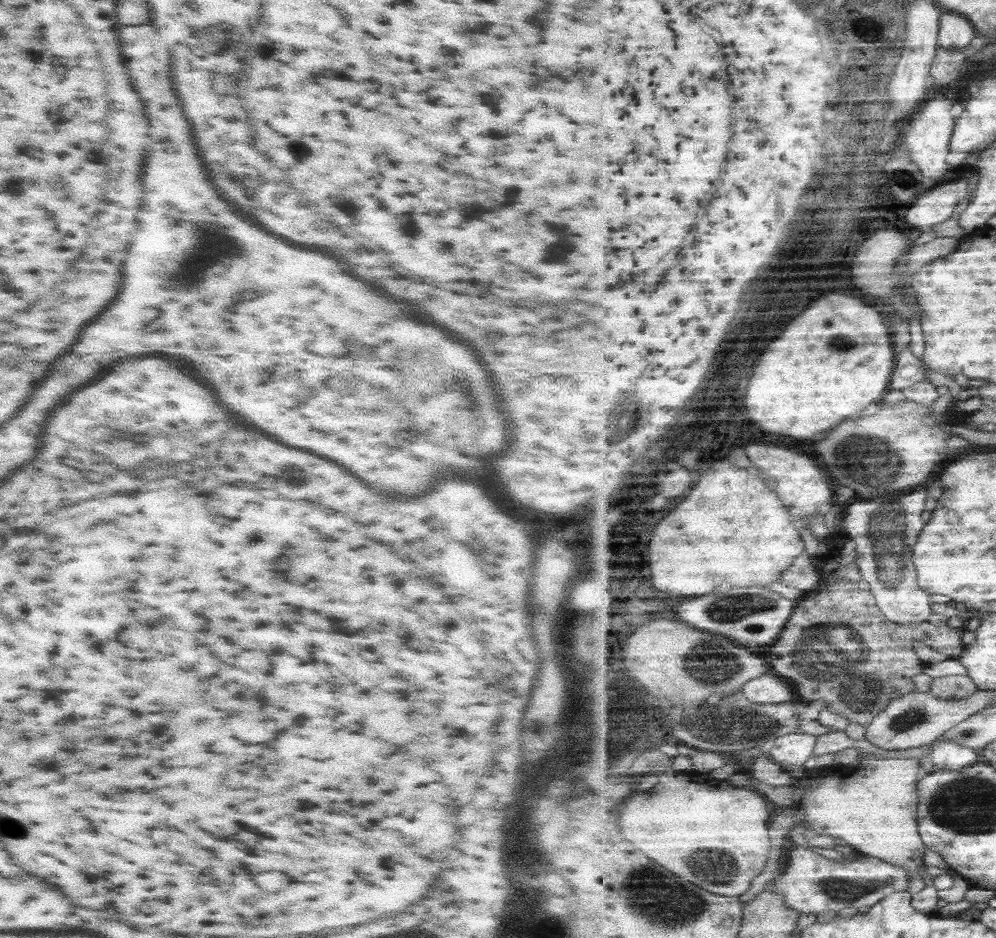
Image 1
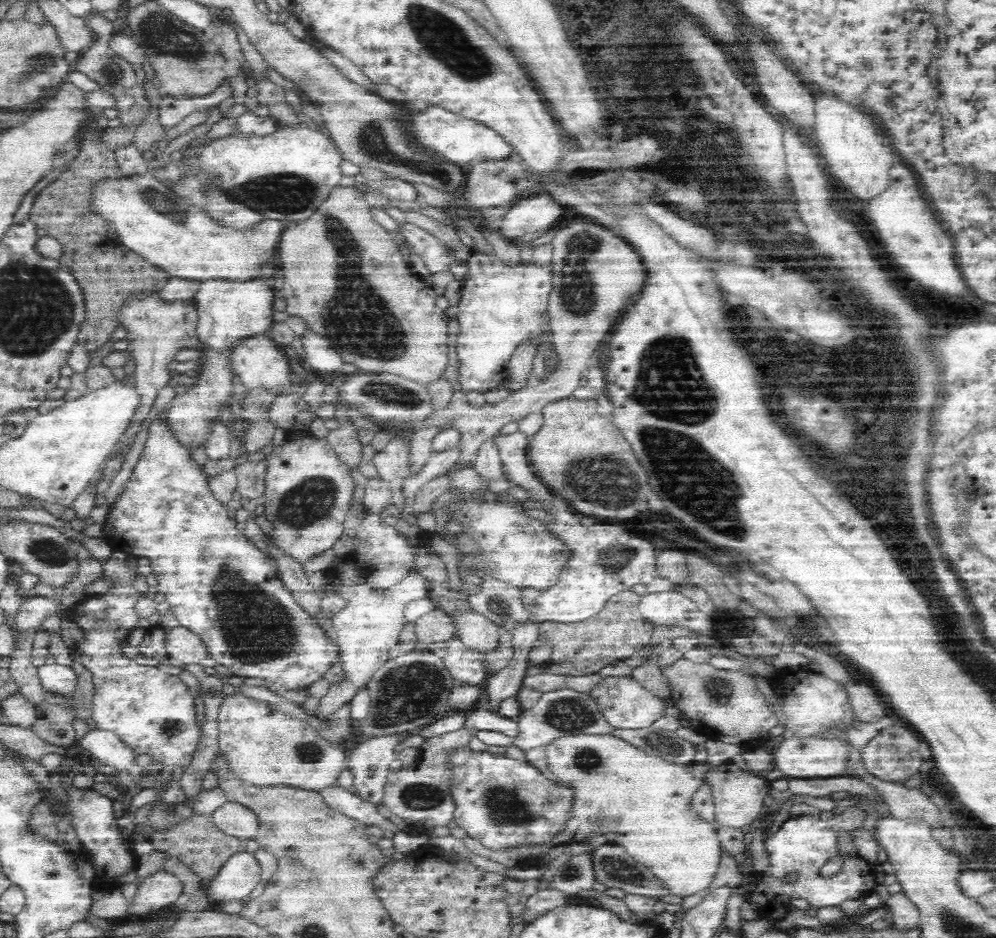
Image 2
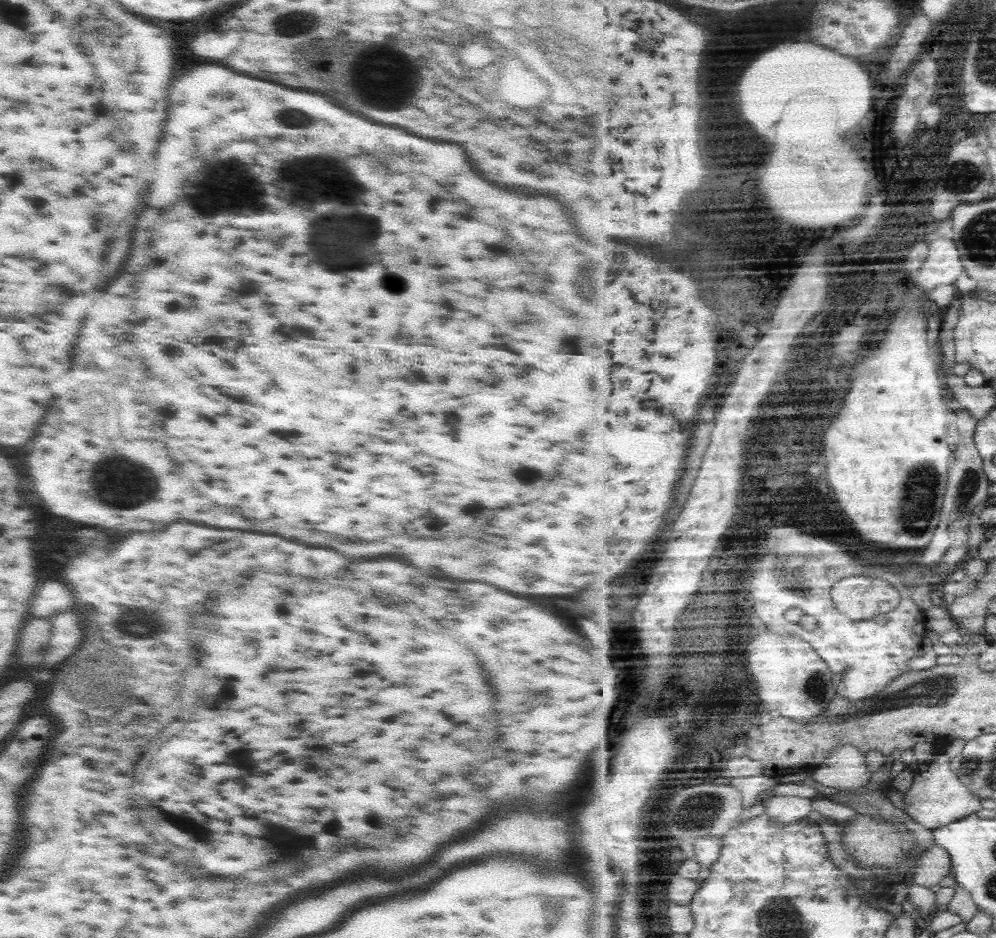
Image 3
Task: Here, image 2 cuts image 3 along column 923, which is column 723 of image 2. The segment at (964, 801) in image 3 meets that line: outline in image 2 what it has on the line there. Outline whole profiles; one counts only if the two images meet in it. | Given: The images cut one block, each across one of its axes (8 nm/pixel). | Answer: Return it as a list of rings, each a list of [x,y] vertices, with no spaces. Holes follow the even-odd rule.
[[[595,734],[557,738],[547,744],[544,751],[552,783],[572,789],[572,816],[566,818],[562,830],[552,840],[542,844],[494,850],[467,836],[464,844],[474,854],[508,868],[544,868],[546,865],[539,861],[540,856],[546,856],[550,848],[604,836],[606,844],[624,847],[636,862],[648,867],[670,893],[685,899],[710,886],[722,854],[716,830],[690,810],[692,794],[703,784],[709,785],[718,824],[740,828],[765,812],[768,782],[743,771],[733,762],[724,762],[712,770],[702,761],[694,760],[692,766],[674,764],[646,754],[616,736]]]

